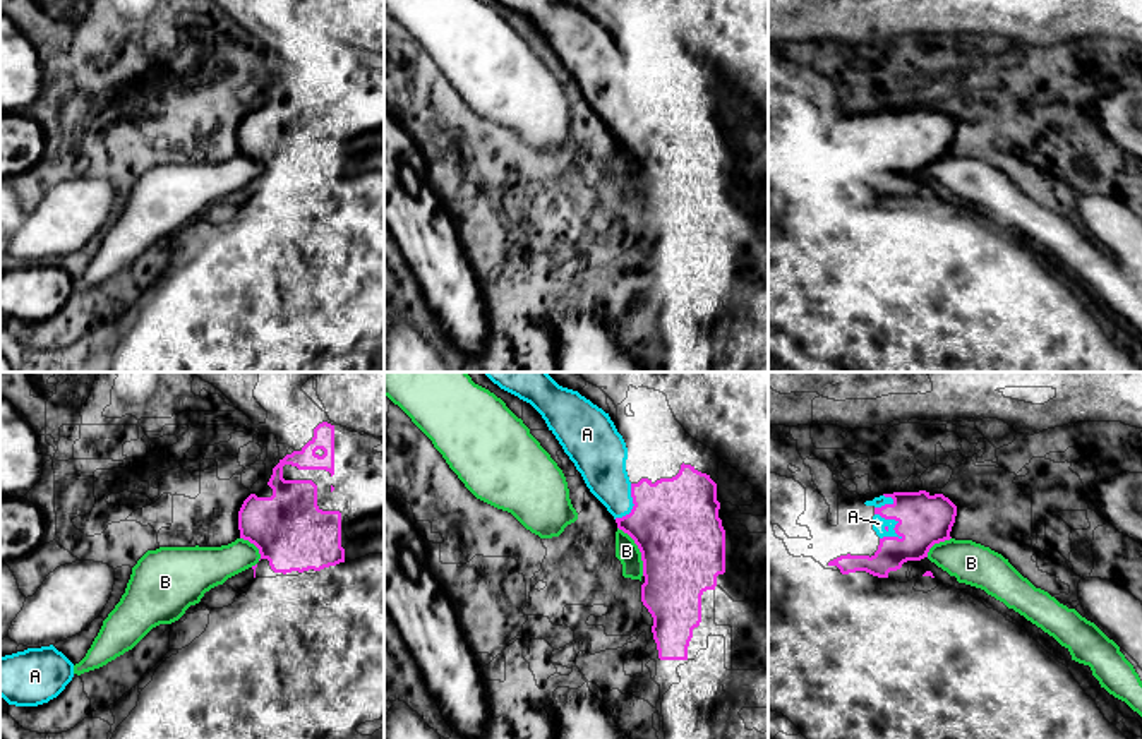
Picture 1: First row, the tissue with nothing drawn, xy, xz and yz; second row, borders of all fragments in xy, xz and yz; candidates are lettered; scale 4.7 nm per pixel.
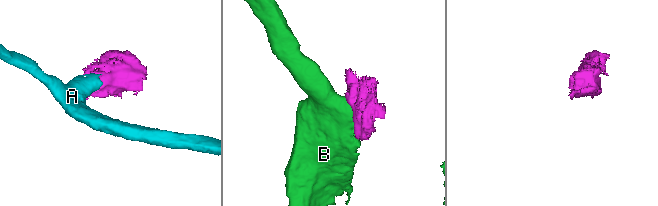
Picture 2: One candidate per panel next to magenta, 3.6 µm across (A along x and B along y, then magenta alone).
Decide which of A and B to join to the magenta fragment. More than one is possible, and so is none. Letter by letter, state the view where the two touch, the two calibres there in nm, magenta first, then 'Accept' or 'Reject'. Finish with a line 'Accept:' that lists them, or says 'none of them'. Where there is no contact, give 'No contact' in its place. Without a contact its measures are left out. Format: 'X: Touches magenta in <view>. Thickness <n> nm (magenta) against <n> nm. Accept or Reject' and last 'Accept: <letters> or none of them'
A: Touches magenta in yz. Thickness 240 nm (magenta) against 60 nm. Accept
B: Touches magenta in xz. Thickness 420 nm (magenta) against 110 nm. Reject
Accept: A

